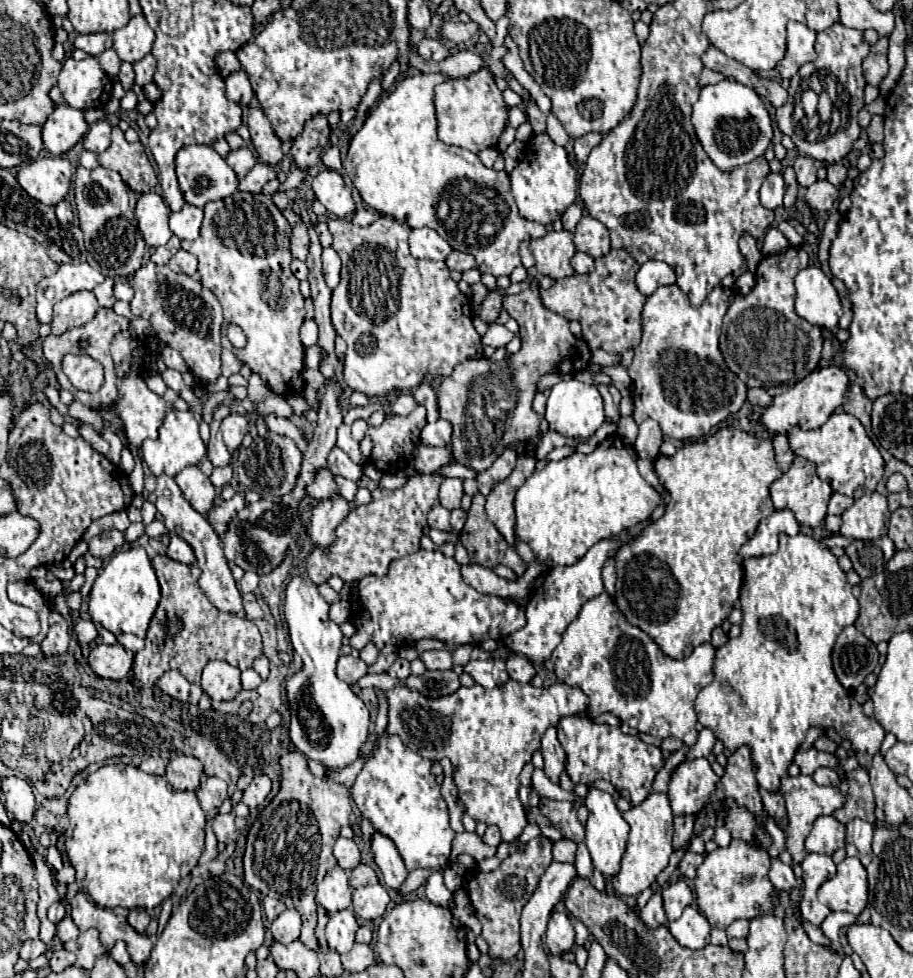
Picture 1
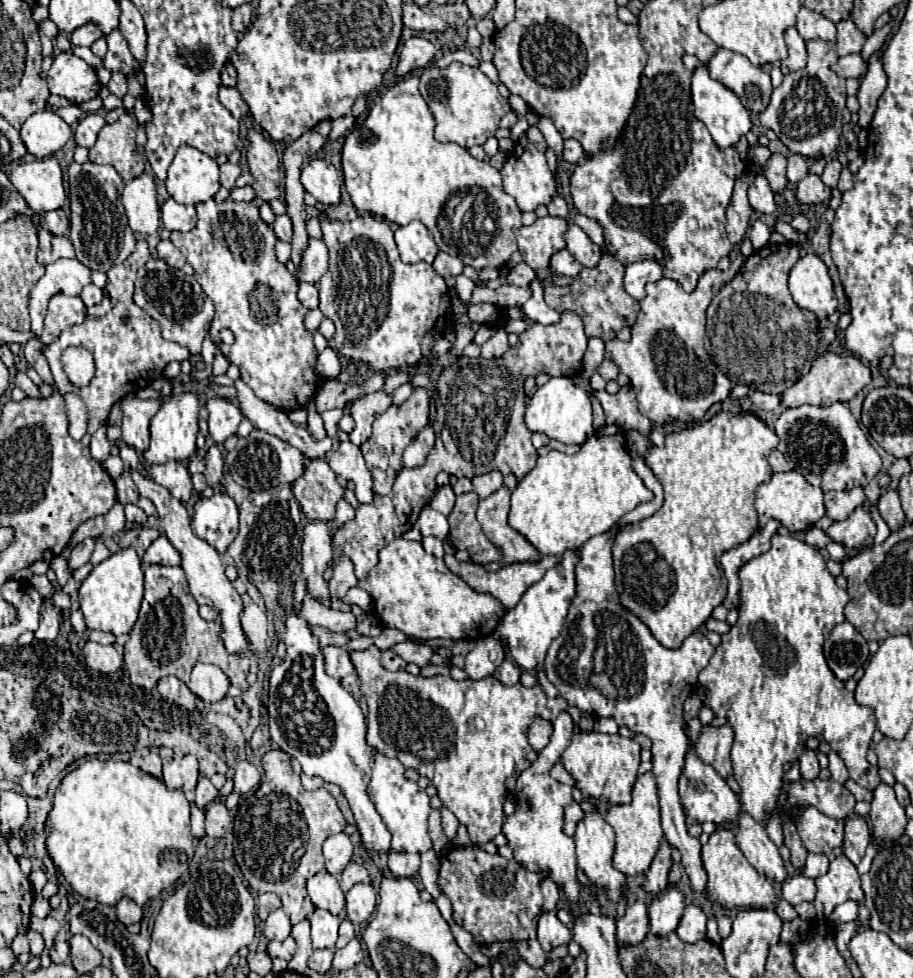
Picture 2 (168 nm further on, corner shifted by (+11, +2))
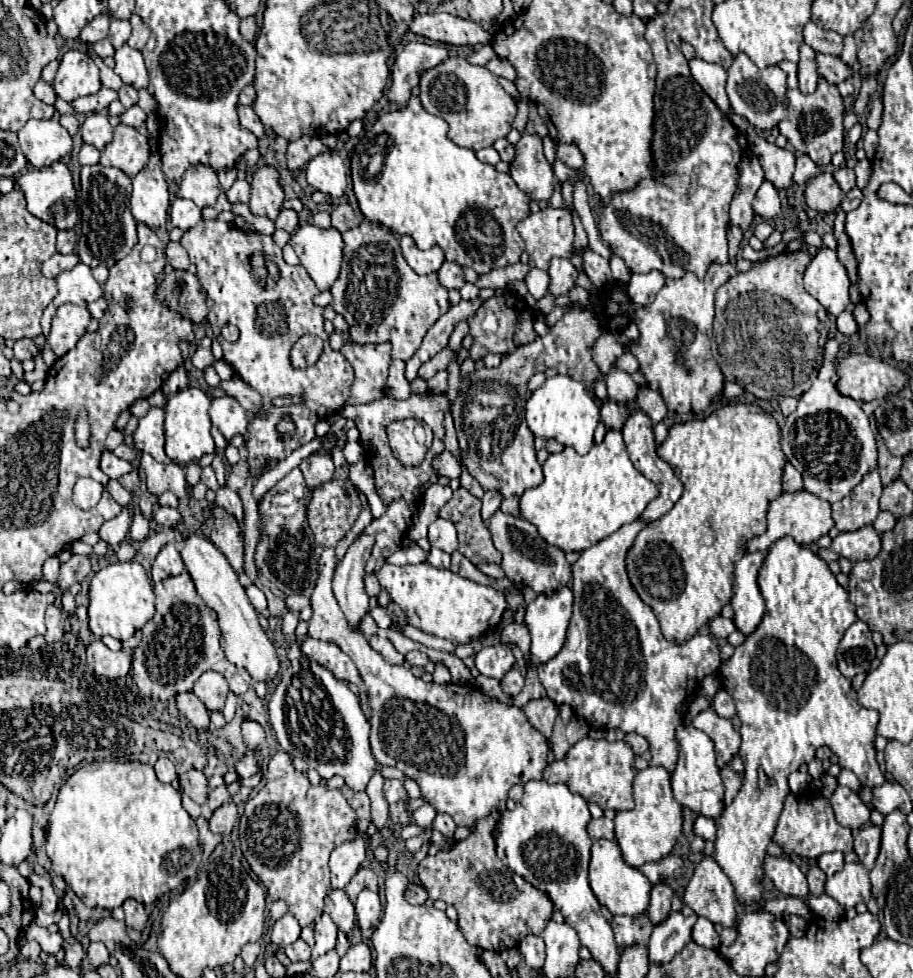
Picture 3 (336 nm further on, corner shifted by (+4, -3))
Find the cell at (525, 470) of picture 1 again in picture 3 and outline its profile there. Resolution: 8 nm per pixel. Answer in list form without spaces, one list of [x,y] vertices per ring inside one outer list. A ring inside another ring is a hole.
[[[501,510],[491,516],[487,522],[487,528],[491,530],[495,548],[503,554],[501,568],[505,570],[505,576],[521,586],[533,588],[537,594],[553,594],[555,590],[571,584],[571,564],[565,560],[565,552],[557,546],[549,546],[537,532],[533,524],[529,524],[523,518],[507,516]]]

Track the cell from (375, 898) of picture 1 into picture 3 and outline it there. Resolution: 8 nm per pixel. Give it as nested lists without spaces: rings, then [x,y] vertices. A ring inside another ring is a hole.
[[[363,890],[355,900],[355,910],[357,910],[357,922],[361,930],[379,926],[381,916],[383,916],[383,906],[381,906],[377,892]]]

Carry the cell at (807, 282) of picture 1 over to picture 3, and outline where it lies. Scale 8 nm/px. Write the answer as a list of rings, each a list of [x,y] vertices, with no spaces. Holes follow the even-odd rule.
[[[823,246],[805,272],[805,290],[815,296],[829,314],[839,316],[849,304],[849,286],[847,270],[839,262],[837,252]]]

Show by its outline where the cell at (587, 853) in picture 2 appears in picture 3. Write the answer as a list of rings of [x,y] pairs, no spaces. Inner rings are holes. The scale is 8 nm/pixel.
[[[593,840],[589,884],[591,884],[591,890],[593,890],[595,898],[599,900],[599,904],[605,906],[613,916],[619,914],[619,916],[631,916],[631,918],[637,918],[647,910],[649,894],[653,888],[653,884],[649,882],[649,878],[645,874],[641,874],[637,868],[631,868],[629,864],[625,864],[617,842],[611,842],[611,840]]]

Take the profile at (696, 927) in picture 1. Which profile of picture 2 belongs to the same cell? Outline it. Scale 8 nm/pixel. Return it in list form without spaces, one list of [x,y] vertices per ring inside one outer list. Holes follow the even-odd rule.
[[[686,905],[684,915],[678,923],[676,935],[684,943],[696,943],[696,941],[704,939],[706,937],[706,915],[704,915],[704,911],[696,905]]]

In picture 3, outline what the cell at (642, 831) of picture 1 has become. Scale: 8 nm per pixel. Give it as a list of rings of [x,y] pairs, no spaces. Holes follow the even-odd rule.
[[[647,766],[645,770],[639,770],[633,782],[635,808],[627,812],[617,812],[615,816],[617,842],[621,846],[625,862],[633,868],[669,856],[683,832],[683,808],[673,798],[669,778],[671,776],[663,766]]]

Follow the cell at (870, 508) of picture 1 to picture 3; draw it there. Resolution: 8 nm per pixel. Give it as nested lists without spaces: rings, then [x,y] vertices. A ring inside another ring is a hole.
[[[865,526],[865,528],[859,528],[857,532],[839,534],[833,540],[831,550],[851,562],[871,560],[881,550],[881,538],[873,526]]]

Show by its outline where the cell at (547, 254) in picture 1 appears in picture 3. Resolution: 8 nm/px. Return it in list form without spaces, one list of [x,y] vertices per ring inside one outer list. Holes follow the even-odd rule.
[[[543,208],[535,214],[529,214],[527,218],[523,218],[517,224],[517,230],[521,234],[521,238],[525,240],[525,250],[529,254],[529,260],[535,268],[547,270],[549,268],[549,260],[553,256],[561,256],[561,258],[569,258],[571,250],[573,250],[573,224],[571,224],[571,212],[565,208]]]

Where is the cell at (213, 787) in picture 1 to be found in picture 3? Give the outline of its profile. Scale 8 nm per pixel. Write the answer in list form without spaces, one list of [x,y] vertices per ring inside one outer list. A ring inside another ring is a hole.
[[[219,786],[219,788],[215,788],[215,790],[209,792],[207,804],[209,804],[211,810],[217,810],[221,804],[225,804],[225,802],[229,802],[229,800],[231,800],[231,796],[229,796],[227,788],[225,788],[225,786]]]

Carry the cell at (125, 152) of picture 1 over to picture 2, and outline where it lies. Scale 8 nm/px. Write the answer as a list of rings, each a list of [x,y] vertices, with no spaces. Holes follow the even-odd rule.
[[[130,113],[120,115],[114,125],[104,125],[96,145],[90,149],[90,161],[112,165],[126,183],[142,175],[146,165],[136,153],[137,127],[138,122]]]

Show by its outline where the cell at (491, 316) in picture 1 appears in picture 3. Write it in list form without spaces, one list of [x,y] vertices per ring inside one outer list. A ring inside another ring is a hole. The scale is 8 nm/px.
[[[505,292],[505,294],[497,294],[489,300],[485,300],[477,312],[469,318],[469,326],[471,326],[471,336],[473,336],[473,344],[469,348],[469,356],[473,360],[481,360],[487,354],[501,354],[507,356],[511,352],[515,352],[519,346],[529,344],[537,338],[535,330],[533,330],[533,322],[535,322],[537,312],[533,308],[529,308],[519,296],[515,296],[513,292]],[[485,324],[495,324],[495,330],[489,330]]]

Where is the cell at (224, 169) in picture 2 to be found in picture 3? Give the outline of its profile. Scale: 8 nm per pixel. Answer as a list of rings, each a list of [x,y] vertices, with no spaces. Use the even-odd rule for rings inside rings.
[[[237,180],[237,182],[229,188],[229,192],[227,192],[227,200],[229,200],[231,204],[237,204],[237,202],[247,204],[247,202],[249,202],[249,182]]]

